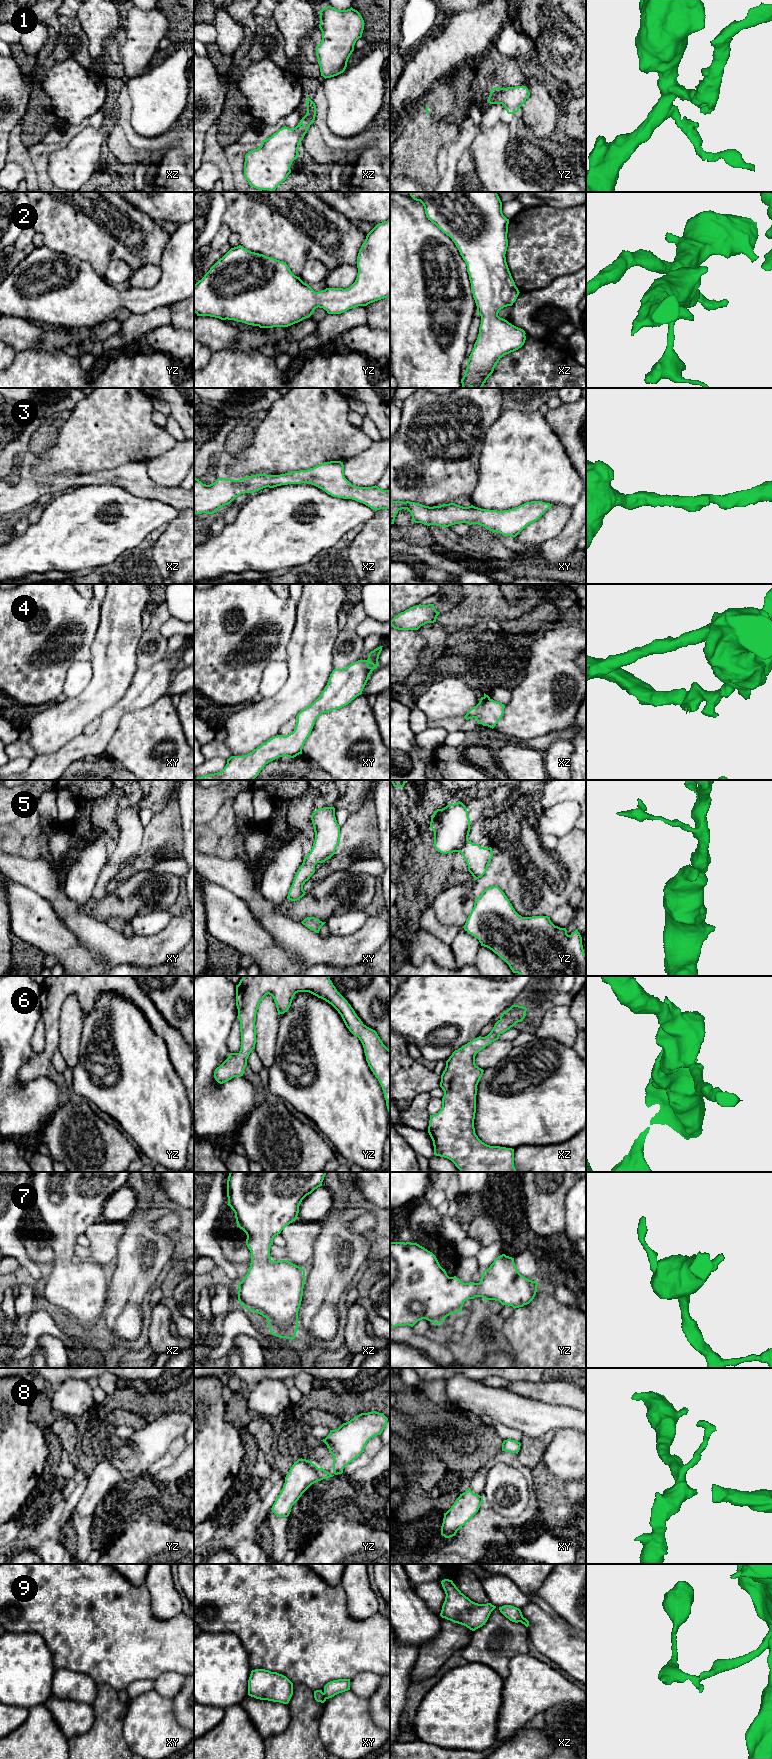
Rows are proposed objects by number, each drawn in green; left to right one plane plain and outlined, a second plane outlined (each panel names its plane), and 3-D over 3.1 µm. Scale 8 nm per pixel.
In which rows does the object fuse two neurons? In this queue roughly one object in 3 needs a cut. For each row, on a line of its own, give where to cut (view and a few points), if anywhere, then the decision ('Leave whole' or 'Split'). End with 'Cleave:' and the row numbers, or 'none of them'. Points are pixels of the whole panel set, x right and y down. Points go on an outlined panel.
1: No split. Leave whole
2: No split. Leave whole
3: No split. Leave whole
4: No split. Leave whole
5: No split. Leave whole
6: No split. Leave whole
7: No split. Leave whole
8: No split. Leave whole
9: Split along xy (323, 1693), (326, 1698). Split
Cleave: 9

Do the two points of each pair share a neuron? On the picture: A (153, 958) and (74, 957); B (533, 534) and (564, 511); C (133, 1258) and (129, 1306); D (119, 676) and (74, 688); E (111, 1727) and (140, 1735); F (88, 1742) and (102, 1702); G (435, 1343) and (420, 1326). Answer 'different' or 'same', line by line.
A: different
B: same
C: same
D: different
E: different
F: same
G: different

